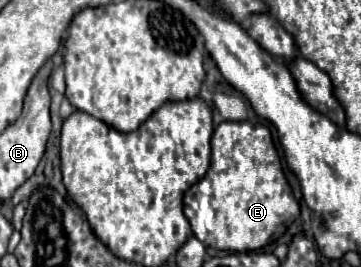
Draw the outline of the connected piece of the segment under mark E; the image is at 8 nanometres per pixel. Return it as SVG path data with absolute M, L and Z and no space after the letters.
M223 121L215 131L213 131L213 137L211 137L211 167L209 171L205 173L205 177L195 183L187 193L185 193L185 217L189 219L191 223L191 229L195 233L195 237L199 241L203 241L203 245L209 245L213 249L223 249L223 251L255 251L255 249L261 249L265 247L273 235L283 227L287 229L297 217L299 217L299 203L295 201L293 193L291 193L291 187L283 175L283 169L281 169L281 159L277 155L277 149L273 145L273 139L271 139L271 131L265 127L265 125L251 125L249 121Z

